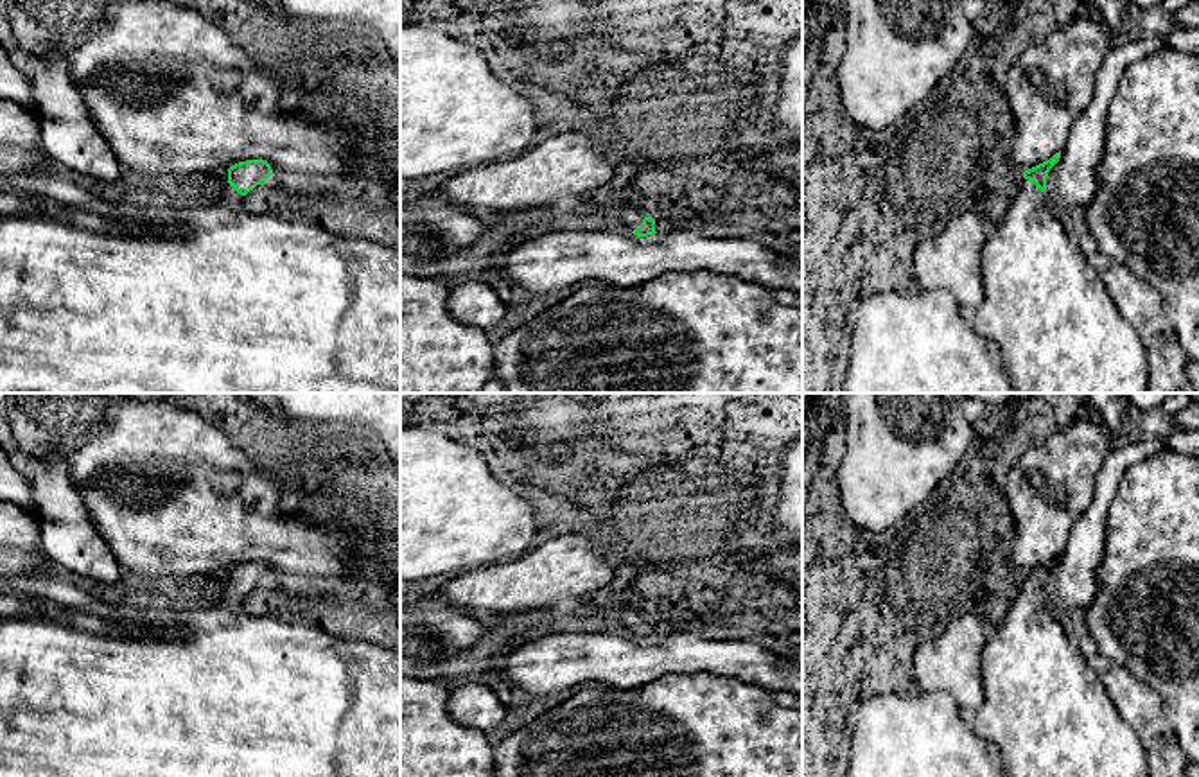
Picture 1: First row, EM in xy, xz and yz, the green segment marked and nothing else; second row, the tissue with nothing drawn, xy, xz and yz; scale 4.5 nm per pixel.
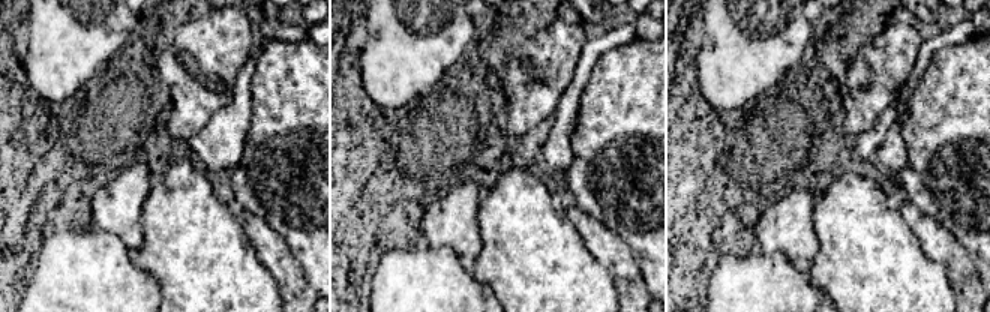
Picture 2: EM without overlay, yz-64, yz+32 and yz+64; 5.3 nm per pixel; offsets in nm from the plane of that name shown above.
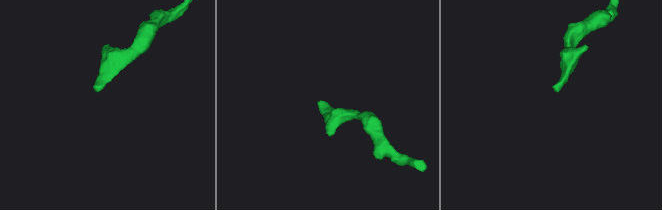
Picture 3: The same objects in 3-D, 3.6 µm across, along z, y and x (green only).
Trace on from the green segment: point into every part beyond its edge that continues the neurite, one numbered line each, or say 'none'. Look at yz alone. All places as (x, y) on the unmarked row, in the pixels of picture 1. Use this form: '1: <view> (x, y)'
1: yz (1045, 709)

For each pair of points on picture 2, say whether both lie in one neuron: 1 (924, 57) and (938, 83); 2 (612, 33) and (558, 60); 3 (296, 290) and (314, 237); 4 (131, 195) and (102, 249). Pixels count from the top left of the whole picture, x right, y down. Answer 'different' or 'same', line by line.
1: different
2: different
3: different
4: different

